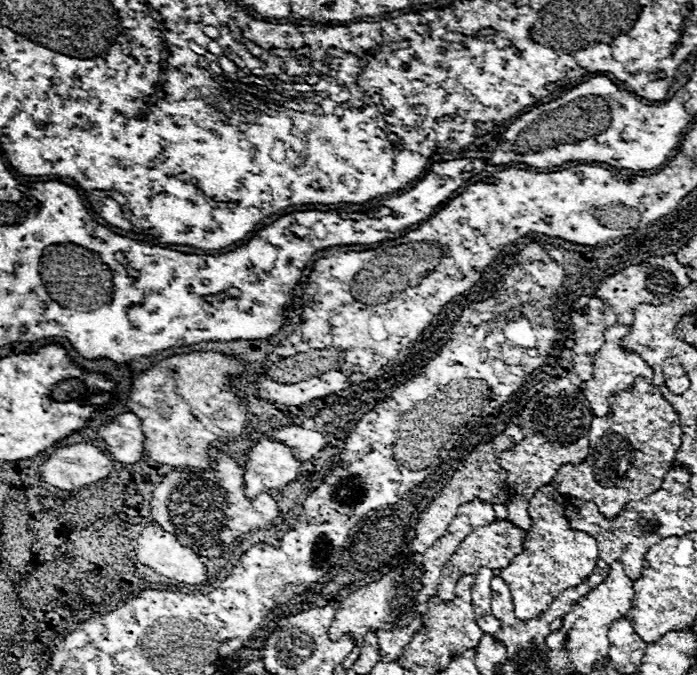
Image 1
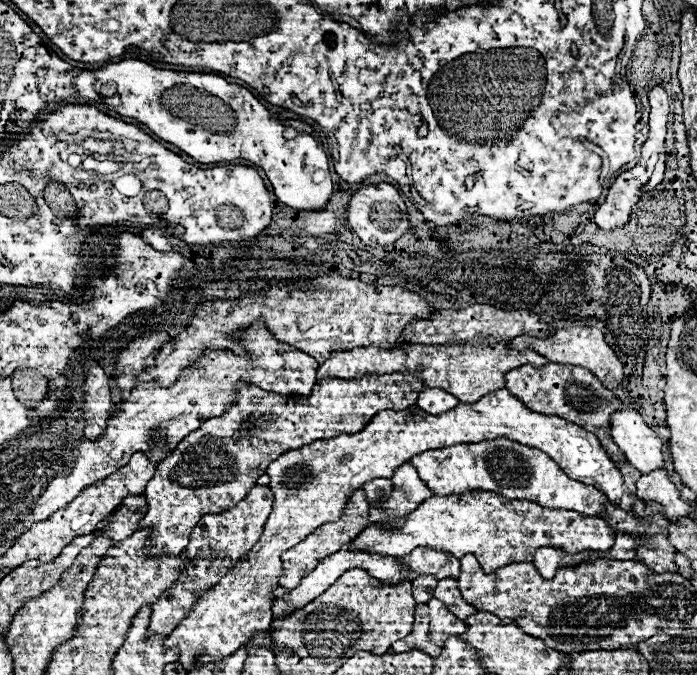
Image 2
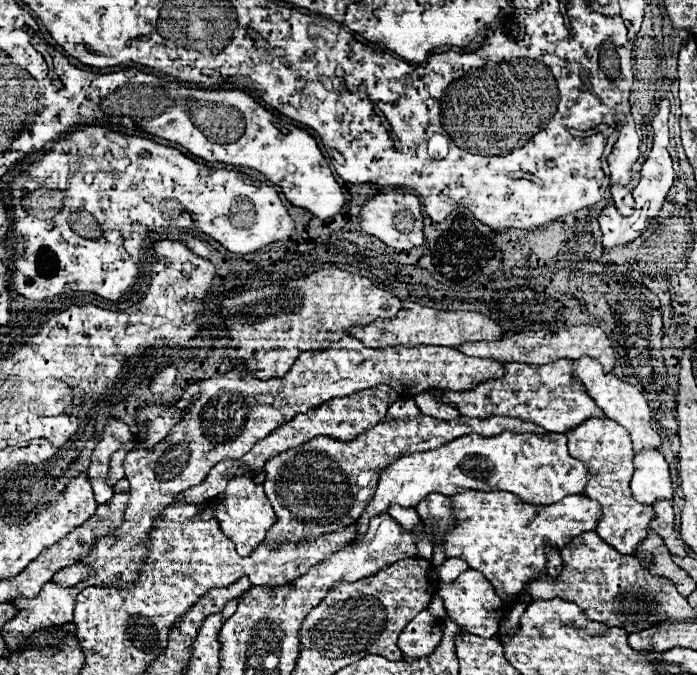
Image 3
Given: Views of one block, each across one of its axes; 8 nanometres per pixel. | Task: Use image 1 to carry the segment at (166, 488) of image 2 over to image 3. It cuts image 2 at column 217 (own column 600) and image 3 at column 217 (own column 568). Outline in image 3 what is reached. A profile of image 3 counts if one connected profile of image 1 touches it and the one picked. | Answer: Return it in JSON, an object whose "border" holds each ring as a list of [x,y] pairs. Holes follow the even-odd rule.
{"border":[[[380,384],[376,388],[368,388],[368,390],[360,390],[356,394],[342,396],[342,398],[330,398],[322,406],[312,408],[306,414],[296,414],[290,422],[286,422],[284,426],[280,426],[274,432],[270,432],[264,440],[256,442],[256,446],[248,454],[244,454],[244,458],[240,458],[240,460],[224,458],[224,462],[218,462],[218,466],[214,466],[208,472],[208,478],[202,484],[180,492],[176,498],[182,500],[182,502],[190,502],[190,504],[202,504],[206,500],[212,500],[212,498],[216,498],[218,494],[224,492],[228,480],[238,478],[238,476],[250,476],[250,478],[258,476],[262,472],[264,464],[270,458],[274,458],[274,454],[280,454],[280,452],[284,452],[284,450],[288,450],[292,446],[300,446],[300,444],[308,442],[314,436],[330,436],[330,438],[336,438],[336,440],[356,438],[364,430],[370,430],[372,426],[376,426],[376,422],[380,422],[386,416],[388,408],[394,402],[398,402],[400,398],[402,396],[396,390],[392,390],[390,386],[386,386],[386,384]]]}

